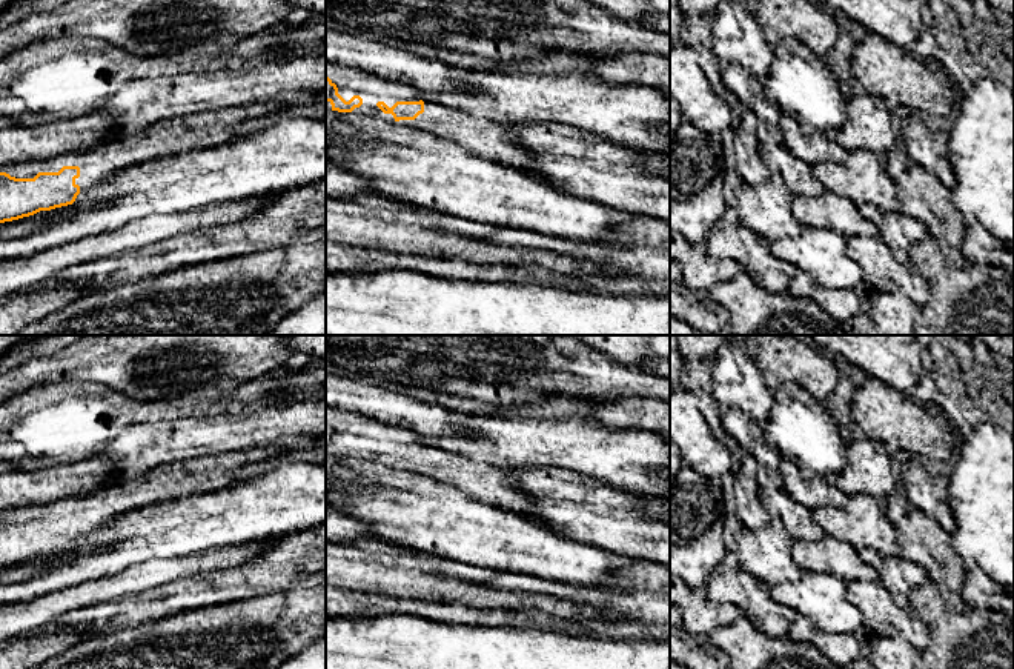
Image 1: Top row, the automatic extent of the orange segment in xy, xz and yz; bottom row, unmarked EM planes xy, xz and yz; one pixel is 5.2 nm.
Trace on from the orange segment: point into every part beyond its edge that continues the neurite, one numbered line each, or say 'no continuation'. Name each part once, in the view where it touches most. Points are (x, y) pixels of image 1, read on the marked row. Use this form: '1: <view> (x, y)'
1: xz (489, 139)

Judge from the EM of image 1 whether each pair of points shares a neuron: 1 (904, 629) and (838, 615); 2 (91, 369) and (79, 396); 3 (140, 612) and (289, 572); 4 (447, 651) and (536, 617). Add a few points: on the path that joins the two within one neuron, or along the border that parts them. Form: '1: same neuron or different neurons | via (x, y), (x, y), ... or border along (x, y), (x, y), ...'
1: different neurons | border along (845, 588), (845, 595), (859, 611), (862, 625)
2: different neurons | border along (49, 383), (97, 382), (119, 394)
3: same neuron | via (177, 597), (252, 579)
4: different neurons | border along (478, 623), (490, 626), (535, 626), (549, 631)

